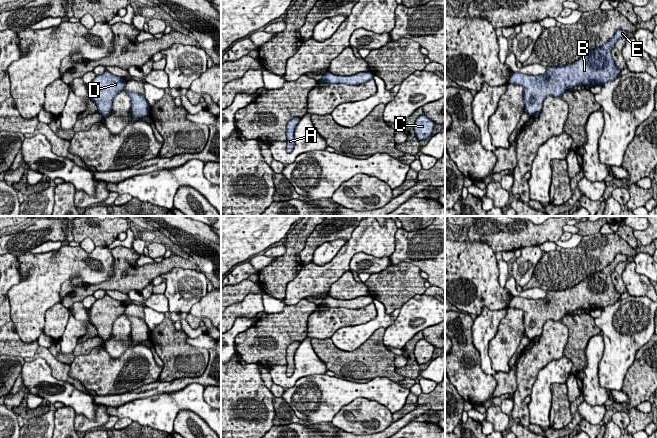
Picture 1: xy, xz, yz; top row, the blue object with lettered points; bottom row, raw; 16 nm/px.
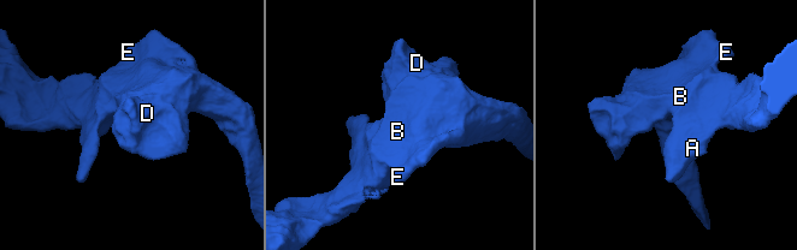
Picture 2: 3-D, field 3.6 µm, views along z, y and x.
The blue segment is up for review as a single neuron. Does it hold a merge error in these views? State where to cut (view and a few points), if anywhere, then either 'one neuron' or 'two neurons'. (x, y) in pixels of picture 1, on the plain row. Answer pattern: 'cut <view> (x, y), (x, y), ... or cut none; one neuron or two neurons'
cut none; one neuron

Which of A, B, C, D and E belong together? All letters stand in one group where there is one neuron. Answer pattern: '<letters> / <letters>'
A B C D E

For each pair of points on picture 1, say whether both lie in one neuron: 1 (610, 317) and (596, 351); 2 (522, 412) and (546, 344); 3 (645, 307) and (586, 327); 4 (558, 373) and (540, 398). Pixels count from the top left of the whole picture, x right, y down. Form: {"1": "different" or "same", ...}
{"1": "different", "2": "same", "3": "different", "4": "same"}

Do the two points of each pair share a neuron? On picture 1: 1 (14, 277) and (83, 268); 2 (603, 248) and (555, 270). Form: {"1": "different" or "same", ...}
{"1": "different", "2": "same"}

